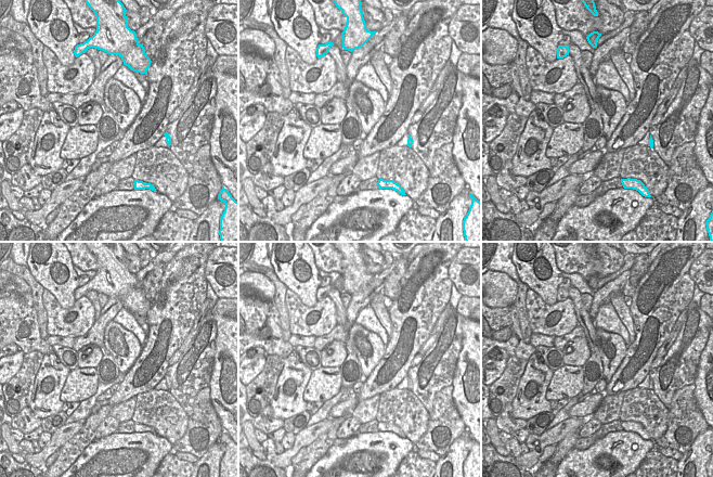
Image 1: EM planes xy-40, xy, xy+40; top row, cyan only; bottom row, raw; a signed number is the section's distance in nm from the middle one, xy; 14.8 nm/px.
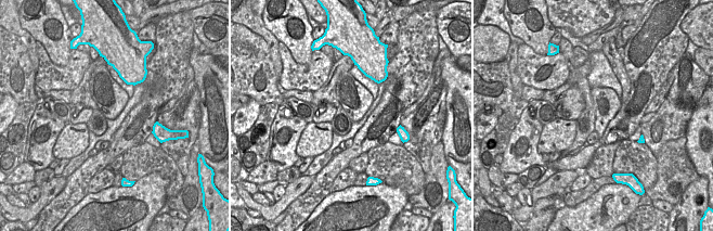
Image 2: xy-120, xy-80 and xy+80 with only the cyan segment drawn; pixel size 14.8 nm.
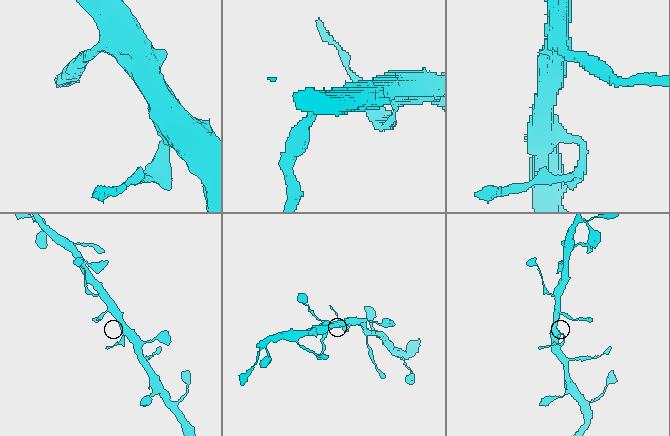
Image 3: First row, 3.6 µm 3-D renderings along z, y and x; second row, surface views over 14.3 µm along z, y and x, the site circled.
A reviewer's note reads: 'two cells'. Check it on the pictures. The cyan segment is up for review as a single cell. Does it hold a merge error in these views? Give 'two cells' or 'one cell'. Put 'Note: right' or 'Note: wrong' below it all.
two cells
Note: right

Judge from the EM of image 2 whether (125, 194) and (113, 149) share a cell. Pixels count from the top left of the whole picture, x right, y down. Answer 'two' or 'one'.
two

